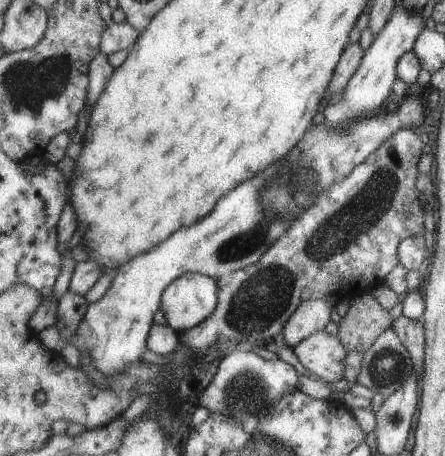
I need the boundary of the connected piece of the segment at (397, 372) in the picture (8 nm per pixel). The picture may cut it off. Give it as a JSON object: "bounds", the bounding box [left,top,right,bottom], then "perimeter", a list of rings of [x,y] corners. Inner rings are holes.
{"bounds":[357,326,414,398],"perimeter":[[[392,326],[364,354],[362,364],[357,383],[385,398],[401,388],[414,369],[409,349]]]}

